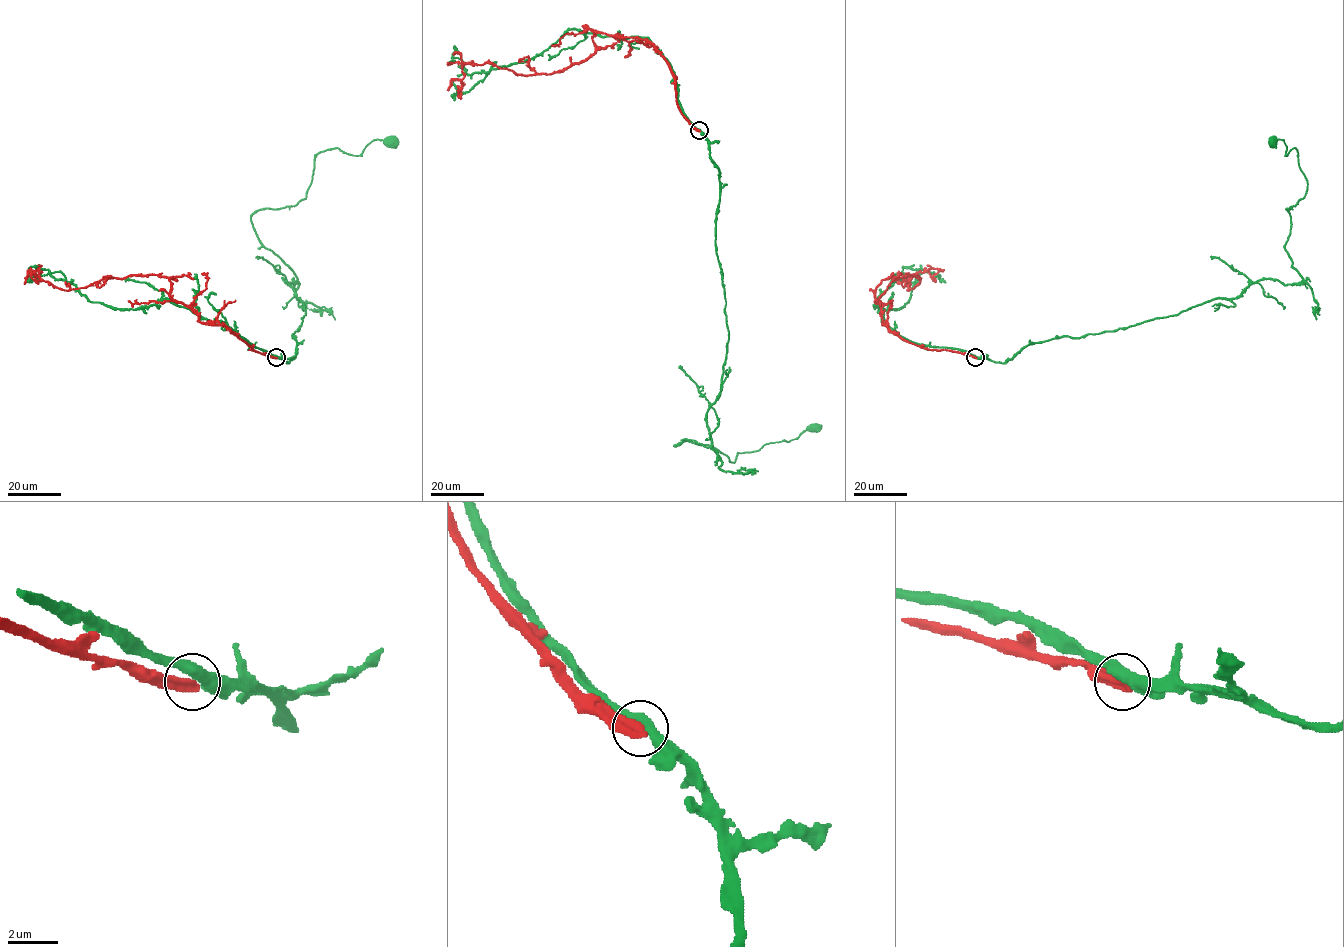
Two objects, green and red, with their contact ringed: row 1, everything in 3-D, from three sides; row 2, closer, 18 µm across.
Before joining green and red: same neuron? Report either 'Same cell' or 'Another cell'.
Another cell

